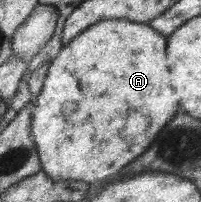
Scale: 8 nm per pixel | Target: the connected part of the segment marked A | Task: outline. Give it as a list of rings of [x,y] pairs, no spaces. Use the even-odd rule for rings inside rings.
[[[104,19],[88,27],[76,39],[66,43],[60,54],[50,63],[49,74],[42,92],[34,100],[33,137],[41,153],[42,168],[54,180],[77,180],[91,184],[107,180],[129,166],[130,162],[144,154],[154,142],[158,132],[174,118],[180,100],[174,85],[166,84],[166,38],[149,23],[137,23],[128,19]],[[130,108],[138,108],[150,120],[150,128],[130,140],[124,140],[120,132],[128,124]]]

